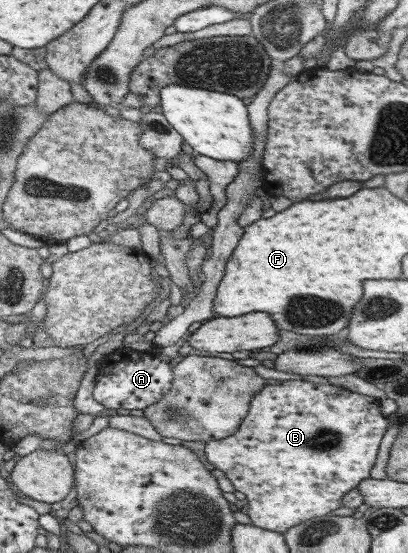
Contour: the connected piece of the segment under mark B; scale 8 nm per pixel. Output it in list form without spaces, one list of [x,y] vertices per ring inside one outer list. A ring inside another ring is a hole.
[[[302,379],[280,381],[265,386],[252,397],[252,408],[236,432],[221,440],[207,441],[203,454],[209,464],[225,474],[234,490],[245,495],[249,506],[246,515],[251,525],[284,533],[295,524],[339,508],[341,496],[369,476],[387,425],[379,406],[375,402],[369,404],[367,395],[328,383],[310,383]]]

